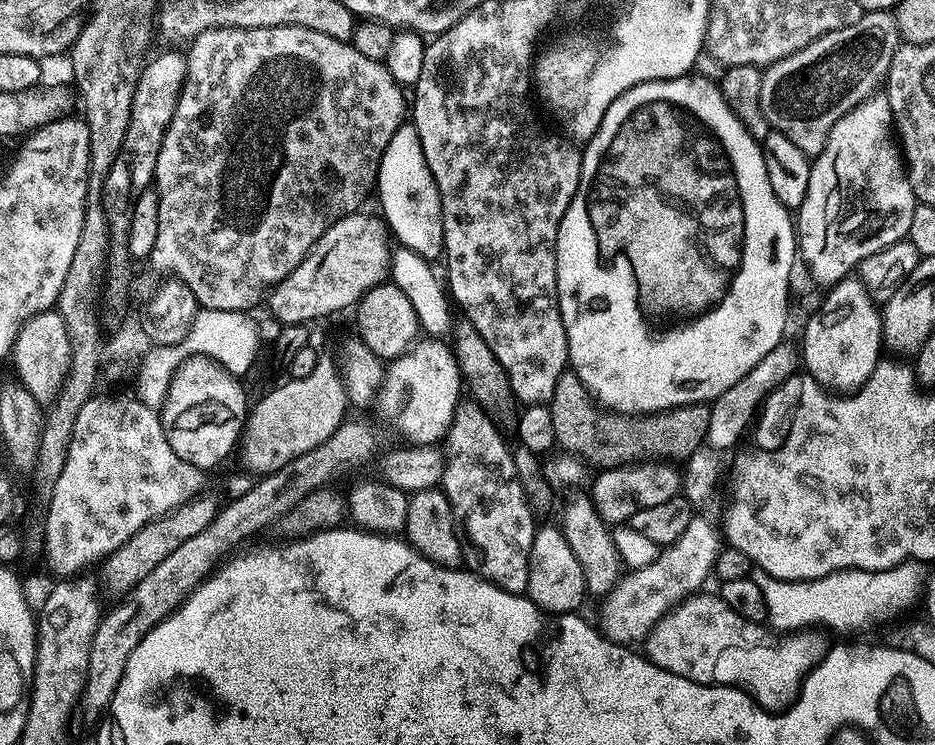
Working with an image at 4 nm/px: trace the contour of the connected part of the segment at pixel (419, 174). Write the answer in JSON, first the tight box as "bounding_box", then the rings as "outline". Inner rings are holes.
{"bounding_box":[376,122,444,262],"outline":[[[411,122],[401,123],[390,142],[383,145],[379,156],[376,188],[380,191],[380,208],[384,211],[382,219],[389,233],[400,239],[399,247],[409,248],[424,260],[436,262],[444,256],[442,198],[438,194],[434,174],[430,174],[430,166],[426,166],[426,154],[422,154],[418,130]]]}

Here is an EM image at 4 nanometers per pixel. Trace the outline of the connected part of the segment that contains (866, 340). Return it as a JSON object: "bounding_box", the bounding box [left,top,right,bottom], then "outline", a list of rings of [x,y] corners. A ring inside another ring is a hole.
{"bounding_box":[802,278,884,390],"outline":[[[845,278],[839,280],[837,284],[831,285],[827,289],[828,297],[820,304],[820,309],[813,314],[808,320],[808,325],[804,328],[804,356],[802,352],[802,364],[808,367],[807,375],[813,380],[817,380],[818,383],[824,385],[825,388],[829,390],[855,390],[863,386],[870,378],[870,374],[874,374],[877,364],[880,363],[882,359],[882,353],[880,353],[880,348],[882,349],[882,341],[884,339],[884,322],[882,319],[881,309],[878,307],[877,301],[873,300],[872,295],[868,293],[866,286],[863,281],[859,278]]]}

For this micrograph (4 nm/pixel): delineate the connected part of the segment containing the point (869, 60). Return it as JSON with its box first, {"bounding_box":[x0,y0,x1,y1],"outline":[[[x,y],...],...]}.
{"bounding_box":[762,11,901,158],"outline":[[[865,11],[864,16],[854,22],[854,26],[842,26],[842,30],[822,34],[822,38],[810,42],[802,50],[767,65],[762,78],[762,114],[766,114],[769,129],[786,134],[786,138],[790,138],[790,142],[794,142],[802,154],[810,158],[819,156],[830,138],[834,122],[854,110],[854,106],[863,100],[877,95],[879,88],[876,87],[879,84],[881,87],[887,81],[890,62],[901,43],[896,17],[891,11]]]}

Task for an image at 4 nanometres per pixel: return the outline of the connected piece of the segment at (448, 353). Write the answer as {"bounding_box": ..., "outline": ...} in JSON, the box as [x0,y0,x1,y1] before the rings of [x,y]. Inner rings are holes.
{"bounding_box":[378,338,462,444],"outline":[[[420,338],[411,349],[387,365],[384,389],[378,402],[412,444],[443,441],[462,403],[462,377],[456,354],[438,338]]]}

